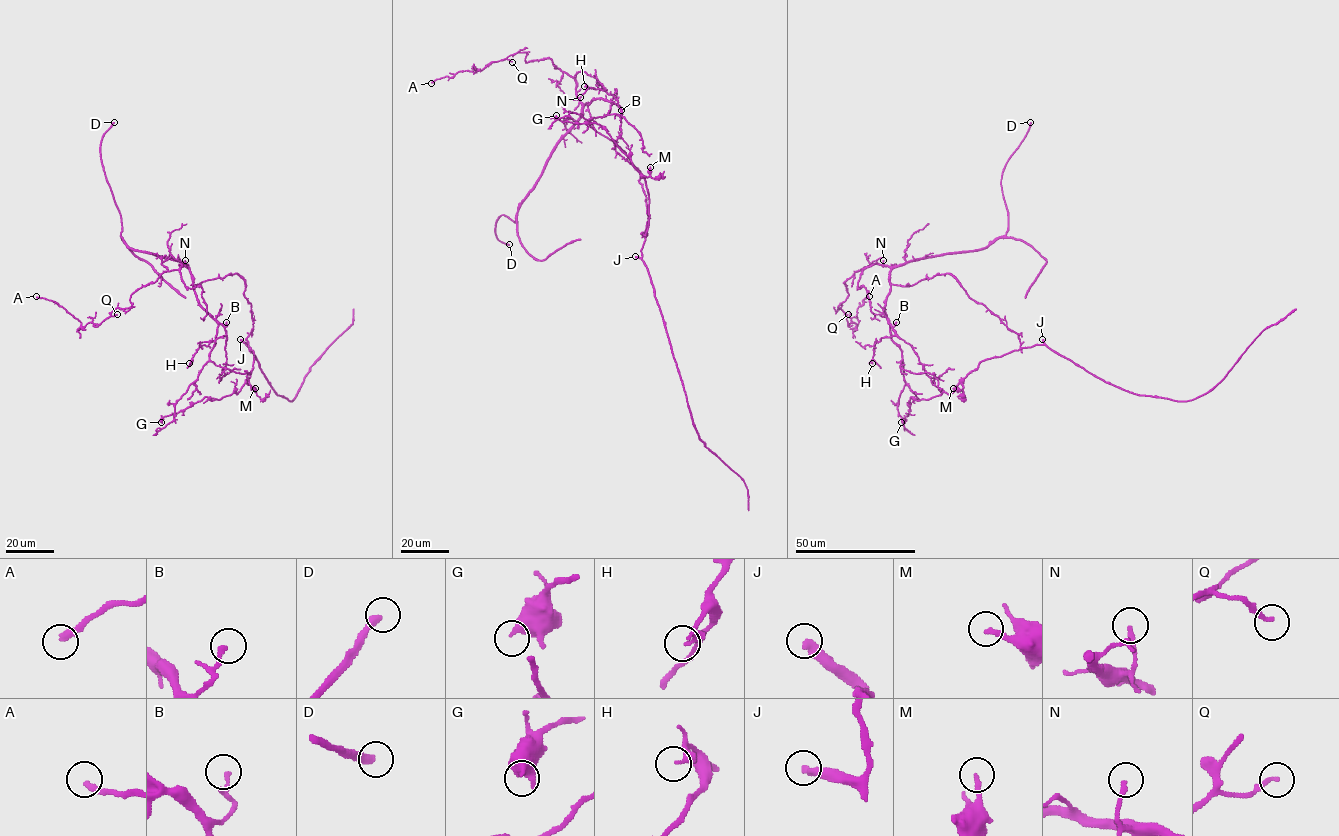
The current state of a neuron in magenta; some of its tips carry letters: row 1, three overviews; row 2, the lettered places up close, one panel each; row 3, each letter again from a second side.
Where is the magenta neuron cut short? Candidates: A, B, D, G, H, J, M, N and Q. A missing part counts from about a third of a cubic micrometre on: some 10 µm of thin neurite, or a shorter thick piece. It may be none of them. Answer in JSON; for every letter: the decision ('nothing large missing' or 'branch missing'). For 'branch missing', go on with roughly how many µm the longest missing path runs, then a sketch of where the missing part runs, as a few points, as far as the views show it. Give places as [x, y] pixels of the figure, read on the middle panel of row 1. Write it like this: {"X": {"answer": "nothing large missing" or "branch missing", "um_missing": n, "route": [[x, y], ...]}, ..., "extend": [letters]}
{"A": {"answer": "nothing large missing"}, "B": {"answer": "nothing large missing"}, "D": {"answer": "branch missing", "um_missing": 40}, "G": {"answer": "nothing large missing"}, "H": {"answer": "nothing large missing"}, "J": {"answer": "branch missing", "um_missing": 30}, "M": {"answer": "nothing large missing"}, "N": {"answer": "branch missing", "um_missing": 35}, "Q": {"answer": "nothing large missing"}, "extend": ["D", "J", "N"]}

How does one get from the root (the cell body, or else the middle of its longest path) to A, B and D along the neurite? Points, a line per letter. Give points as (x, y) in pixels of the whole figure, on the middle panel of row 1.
A: (645, 194), (625, 153), (589, 125), (576, 80), (549, 58), (526, 62), (525, 52), (515, 53), (431, 83)
B: (645, 194), (639, 182), (640, 172), (630, 159), (589, 123), (588, 104), (593, 100), (614, 101), (621, 110)
D: (645, 194), (625, 153), (589, 125), (586, 104), (517, 221), (497, 219), (496, 237), (509, 244)

